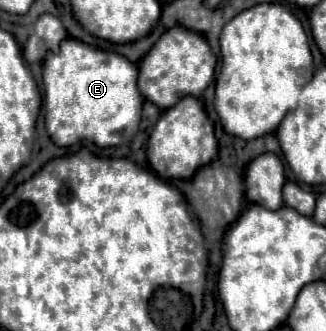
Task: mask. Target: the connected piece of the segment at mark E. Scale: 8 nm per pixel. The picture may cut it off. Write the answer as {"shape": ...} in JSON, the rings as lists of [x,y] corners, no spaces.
{"shape":[[[65,39],[59,53],[47,53],[43,61],[45,85],[45,127],[57,147],[69,147],[79,141],[91,141],[97,147],[119,147],[139,129],[143,95],[137,87],[139,69],[119,53],[95,49],[79,39]]]}

